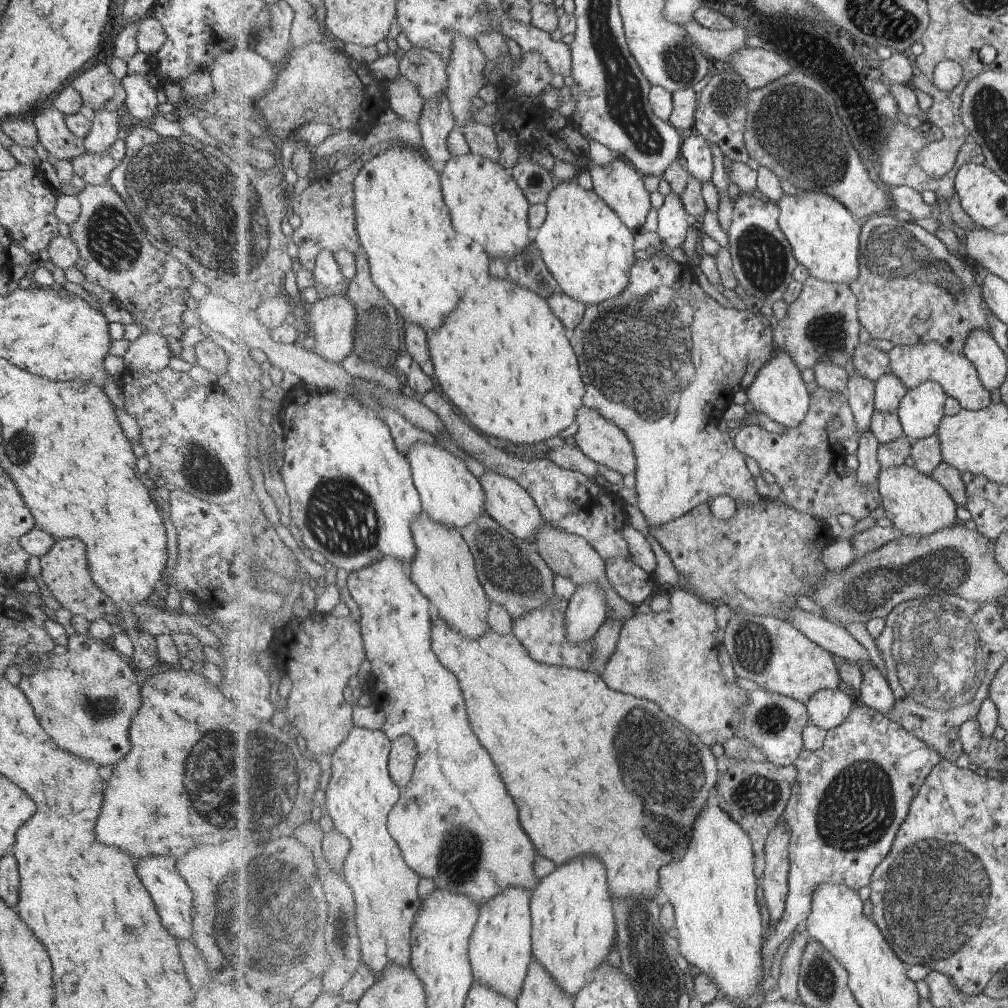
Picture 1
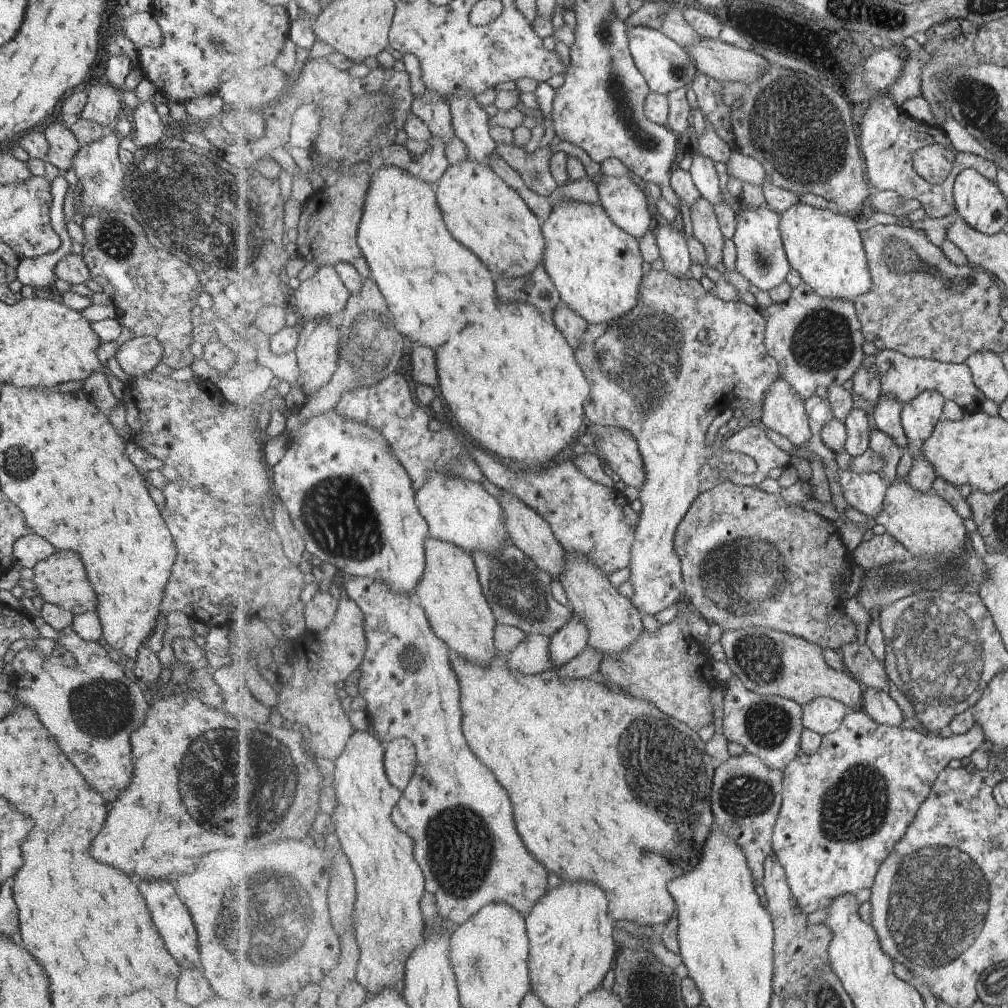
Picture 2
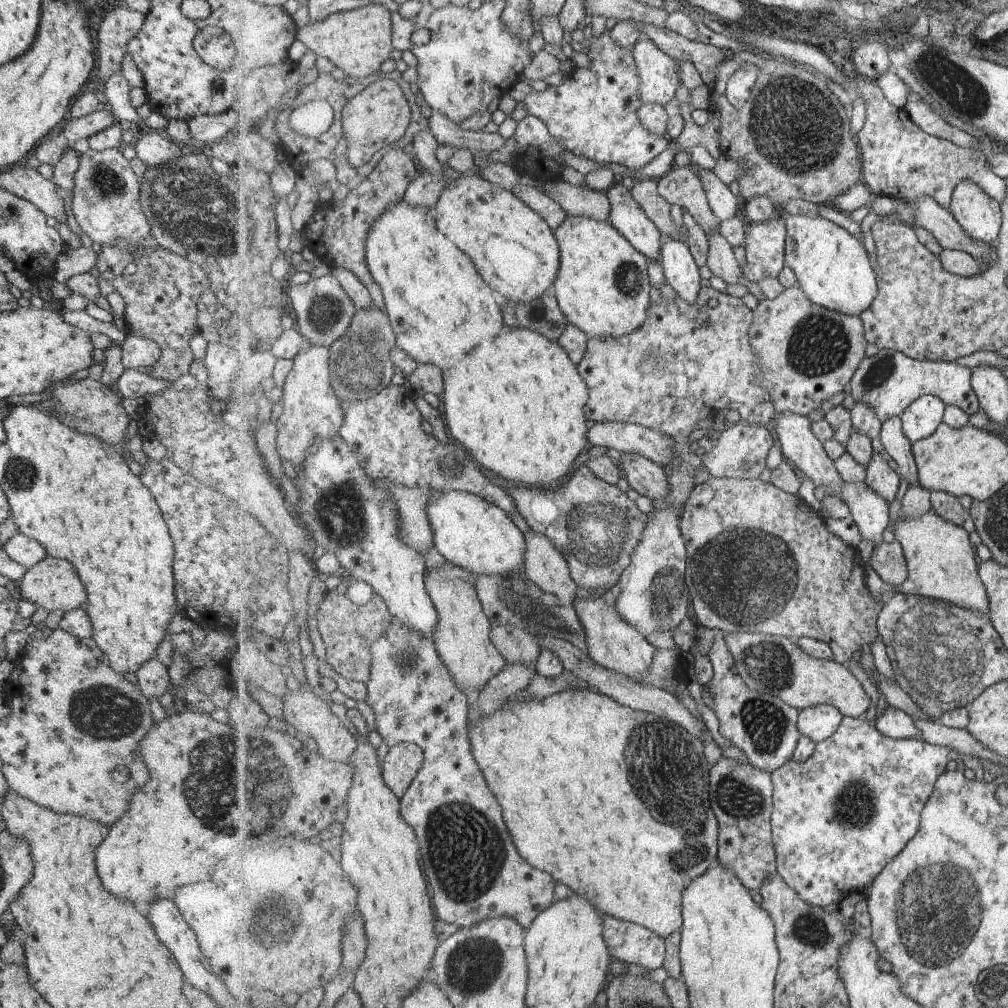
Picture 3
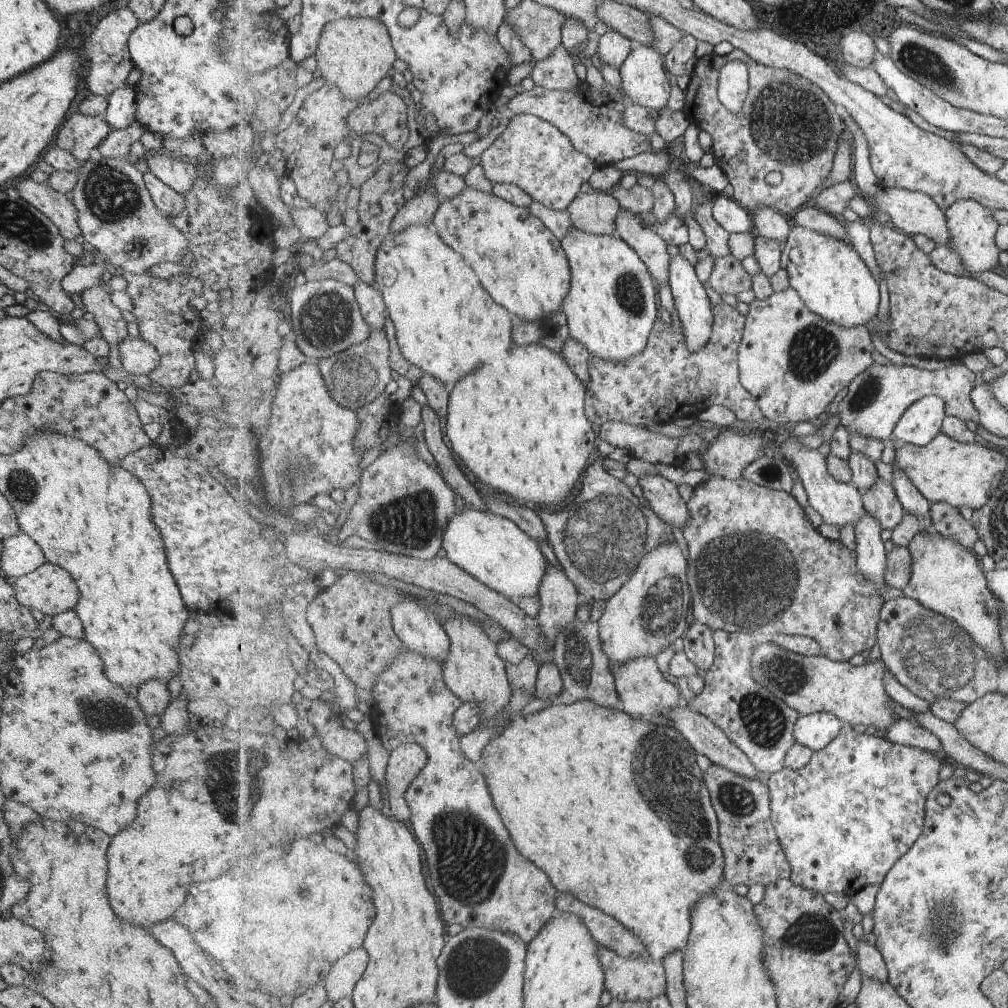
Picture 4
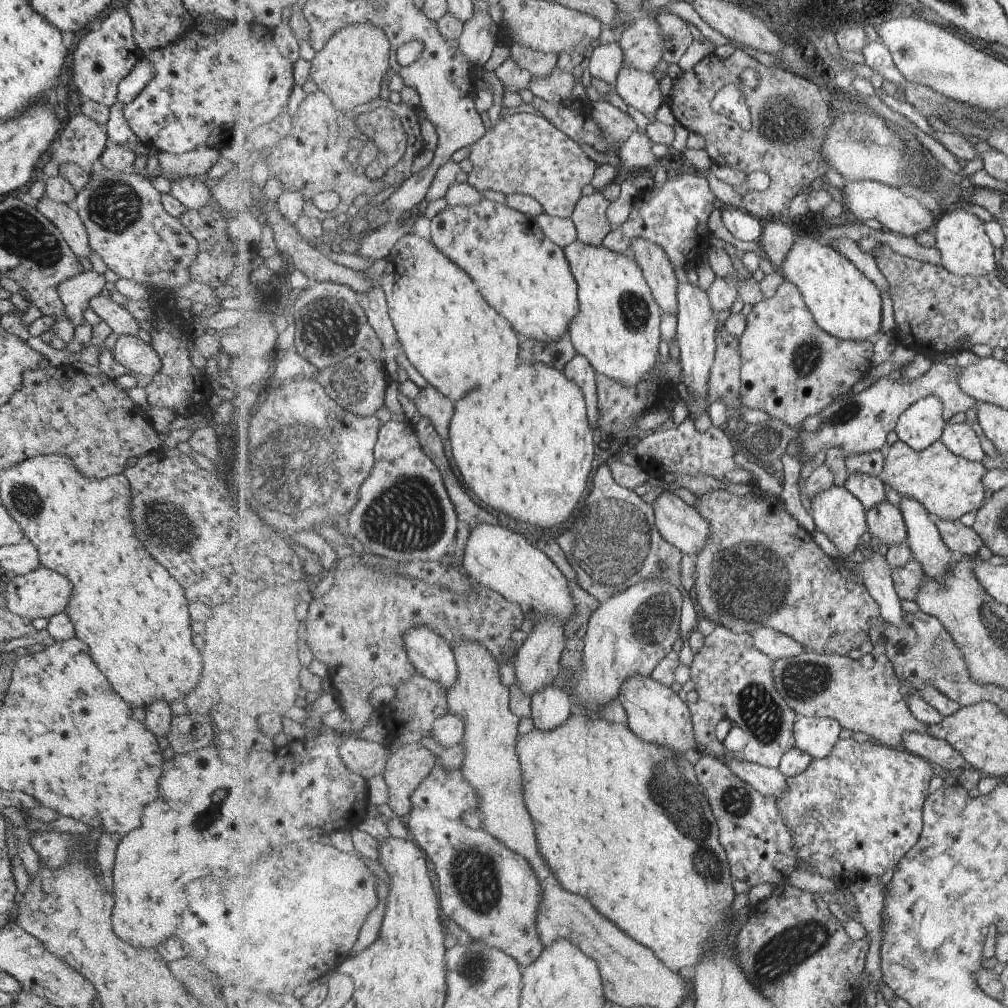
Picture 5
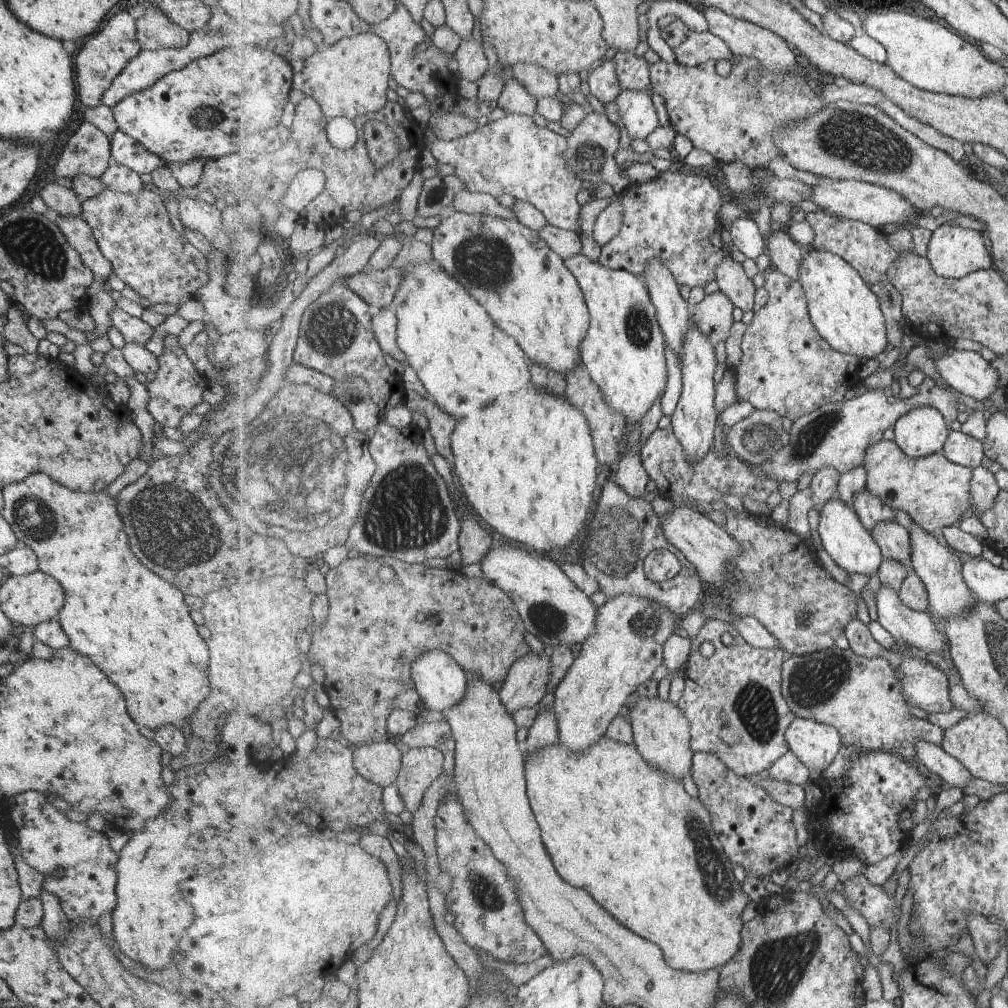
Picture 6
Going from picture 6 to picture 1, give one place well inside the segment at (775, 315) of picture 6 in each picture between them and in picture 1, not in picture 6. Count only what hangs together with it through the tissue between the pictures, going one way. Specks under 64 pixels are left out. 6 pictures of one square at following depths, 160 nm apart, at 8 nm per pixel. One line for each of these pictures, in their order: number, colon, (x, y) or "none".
1: (823, 324)
2: (817, 341)
3: (806, 353)
4: (795, 362)
5: (792, 369)

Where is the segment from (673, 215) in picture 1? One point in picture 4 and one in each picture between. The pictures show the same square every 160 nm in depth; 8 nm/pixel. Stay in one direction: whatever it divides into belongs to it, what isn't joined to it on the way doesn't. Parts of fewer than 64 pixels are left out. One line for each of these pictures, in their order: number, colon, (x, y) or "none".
2: (674, 249)
3: (681, 272)
4: (695, 310)

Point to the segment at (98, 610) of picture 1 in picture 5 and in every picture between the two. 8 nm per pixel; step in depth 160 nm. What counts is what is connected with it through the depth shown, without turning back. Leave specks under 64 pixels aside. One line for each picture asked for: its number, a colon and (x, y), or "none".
2: (60, 579)
3: (52, 584)
4: (48, 588)
5: (41, 593)

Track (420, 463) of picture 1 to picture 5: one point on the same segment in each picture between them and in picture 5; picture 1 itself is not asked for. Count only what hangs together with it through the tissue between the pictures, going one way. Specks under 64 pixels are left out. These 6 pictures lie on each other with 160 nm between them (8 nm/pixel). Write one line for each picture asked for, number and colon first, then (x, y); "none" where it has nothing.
2: (458, 511)
3: (470, 532)
4: (495, 549)
5: (495, 557)

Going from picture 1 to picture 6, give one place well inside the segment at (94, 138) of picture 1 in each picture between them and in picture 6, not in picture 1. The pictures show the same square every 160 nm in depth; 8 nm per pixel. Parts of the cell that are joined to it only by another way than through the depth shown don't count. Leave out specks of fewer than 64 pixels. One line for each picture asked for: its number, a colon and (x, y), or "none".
2: (100, 173)
3: (107, 207)
4: (115, 213)
5: (136, 238)
6: (133, 232)

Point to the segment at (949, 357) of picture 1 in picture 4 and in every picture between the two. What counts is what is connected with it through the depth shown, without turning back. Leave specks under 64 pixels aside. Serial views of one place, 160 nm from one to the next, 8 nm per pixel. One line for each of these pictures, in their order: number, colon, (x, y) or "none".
2: (906, 377)
3: (889, 381)
4: (877, 399)

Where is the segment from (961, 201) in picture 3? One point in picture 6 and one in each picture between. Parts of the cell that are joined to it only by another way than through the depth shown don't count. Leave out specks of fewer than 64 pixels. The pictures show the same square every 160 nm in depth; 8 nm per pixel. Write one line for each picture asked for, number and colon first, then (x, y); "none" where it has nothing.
4: (973, 225)
5: (961, 236)
6: (954, 252)

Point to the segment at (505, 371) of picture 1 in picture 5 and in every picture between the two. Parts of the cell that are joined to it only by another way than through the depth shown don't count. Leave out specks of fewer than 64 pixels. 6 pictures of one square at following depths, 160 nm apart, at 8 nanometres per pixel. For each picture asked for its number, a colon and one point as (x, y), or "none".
2: (511, 379)
3: (518, 403)
4: (538, 460)
5: (525, 447)

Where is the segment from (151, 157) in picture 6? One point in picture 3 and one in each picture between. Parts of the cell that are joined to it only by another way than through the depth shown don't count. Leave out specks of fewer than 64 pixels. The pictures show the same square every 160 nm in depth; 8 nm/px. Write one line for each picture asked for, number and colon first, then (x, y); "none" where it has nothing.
3: (115, 94)
4: (120, 107)
5: (117, 130)

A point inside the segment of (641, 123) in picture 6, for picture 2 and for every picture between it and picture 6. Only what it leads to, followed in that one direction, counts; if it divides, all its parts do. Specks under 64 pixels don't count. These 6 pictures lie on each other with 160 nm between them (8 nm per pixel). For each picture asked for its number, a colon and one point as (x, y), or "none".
2: (667, 66)
3: (660, 75)
4: (644, 77)
5: (640, 89)

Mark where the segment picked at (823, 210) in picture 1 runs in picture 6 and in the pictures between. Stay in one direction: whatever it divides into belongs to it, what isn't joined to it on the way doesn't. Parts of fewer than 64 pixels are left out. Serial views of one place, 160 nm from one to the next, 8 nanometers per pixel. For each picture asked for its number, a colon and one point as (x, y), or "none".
2: (826, 247)
3: (833, 268)
4: (833, 280)
5: (846, 303)
6: (847, 313)

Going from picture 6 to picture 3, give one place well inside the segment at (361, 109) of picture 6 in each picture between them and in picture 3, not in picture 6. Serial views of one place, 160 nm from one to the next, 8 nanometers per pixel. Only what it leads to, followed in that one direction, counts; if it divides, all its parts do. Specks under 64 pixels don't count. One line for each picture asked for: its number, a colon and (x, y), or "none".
3: (357, 41)
4: (355, 53)
5: (351, 69)

